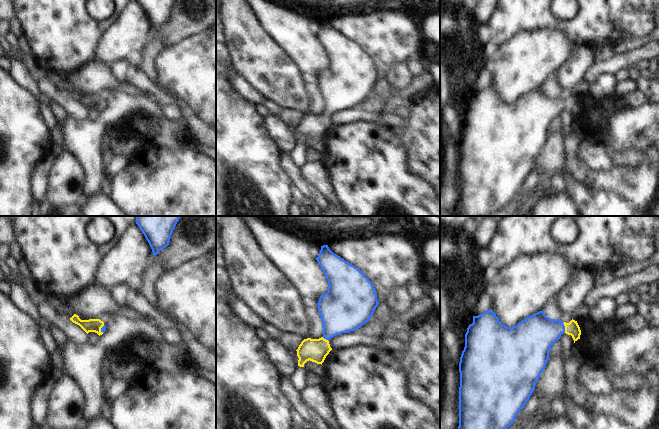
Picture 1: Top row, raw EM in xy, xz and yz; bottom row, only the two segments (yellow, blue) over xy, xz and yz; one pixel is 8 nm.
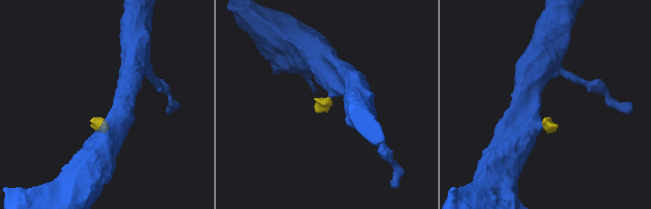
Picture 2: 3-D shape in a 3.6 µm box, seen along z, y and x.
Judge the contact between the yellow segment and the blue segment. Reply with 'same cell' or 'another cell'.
same cell

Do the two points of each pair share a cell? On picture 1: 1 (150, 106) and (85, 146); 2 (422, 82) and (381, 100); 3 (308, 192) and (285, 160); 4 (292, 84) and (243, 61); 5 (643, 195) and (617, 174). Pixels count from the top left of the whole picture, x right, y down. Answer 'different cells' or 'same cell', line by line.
1: same cell
2: different cells
3: same cell
4: same cell
5: same cell

